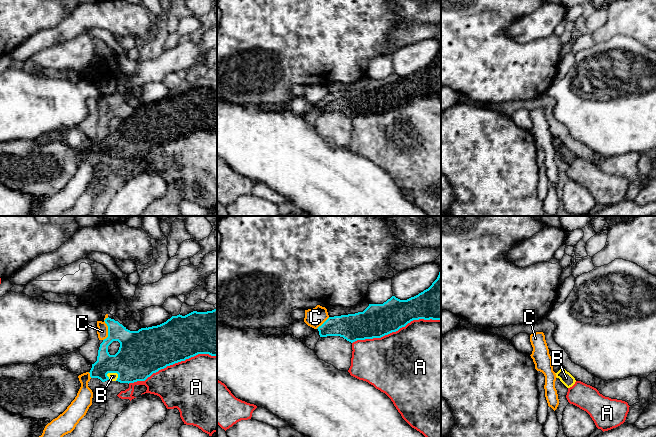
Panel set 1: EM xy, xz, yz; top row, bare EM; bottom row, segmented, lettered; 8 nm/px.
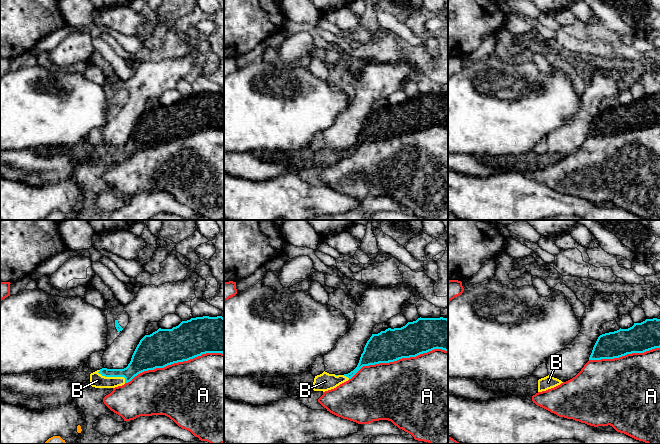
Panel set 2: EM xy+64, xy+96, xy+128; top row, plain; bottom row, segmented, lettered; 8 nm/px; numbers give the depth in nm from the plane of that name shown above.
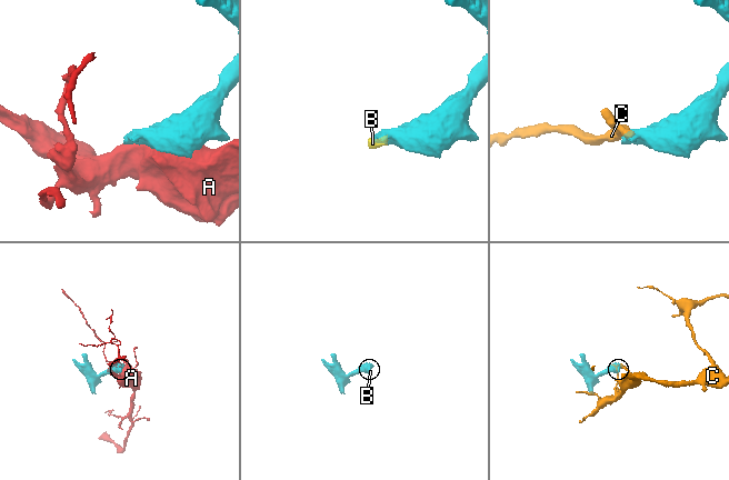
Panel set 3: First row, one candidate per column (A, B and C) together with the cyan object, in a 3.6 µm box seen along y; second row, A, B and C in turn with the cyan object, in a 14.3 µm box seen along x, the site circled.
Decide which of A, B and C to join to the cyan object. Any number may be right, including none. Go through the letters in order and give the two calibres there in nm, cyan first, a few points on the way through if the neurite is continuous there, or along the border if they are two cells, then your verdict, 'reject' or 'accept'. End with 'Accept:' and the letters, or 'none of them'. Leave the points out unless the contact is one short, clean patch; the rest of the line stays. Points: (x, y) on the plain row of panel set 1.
A: calibres 280 and 480 nm; reject
B: calibres 360 and 60 nm; way xy (139, 132), (113, 148), (112, 152); accept
C: calibres 240 and 90 nm; border xy (108, 93), (104, 96), (107, 102), (107, 112), (103, 116); reject
Accept: B

